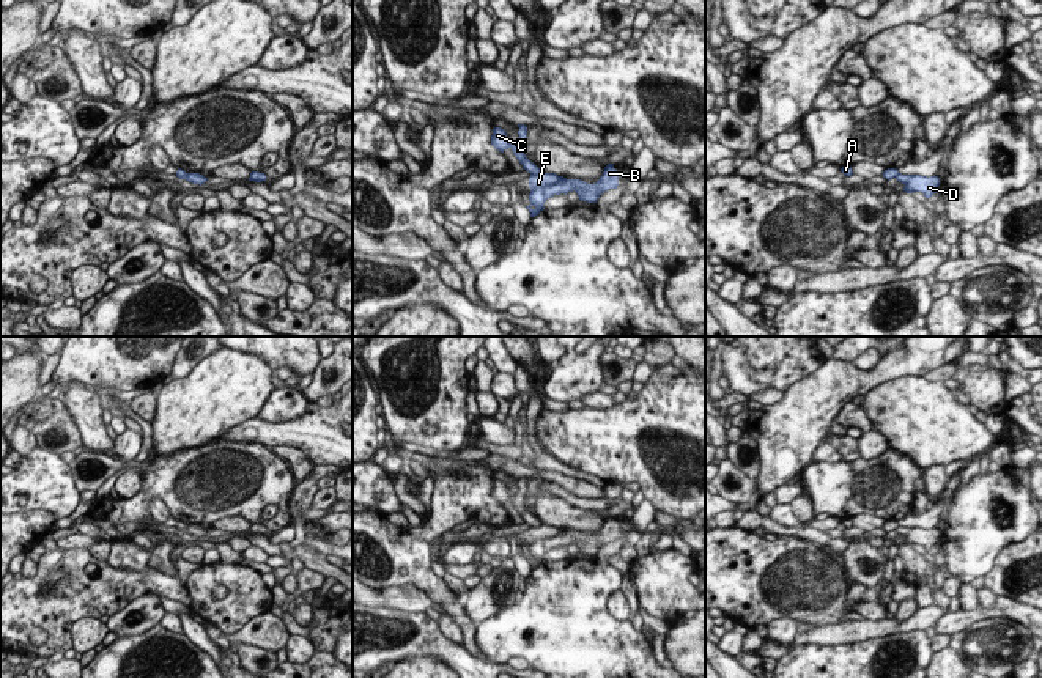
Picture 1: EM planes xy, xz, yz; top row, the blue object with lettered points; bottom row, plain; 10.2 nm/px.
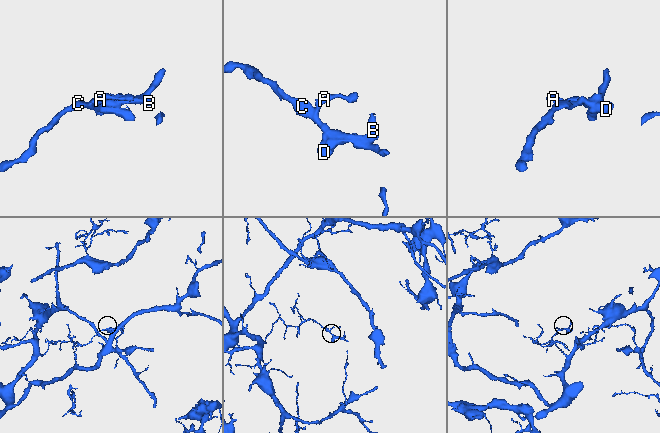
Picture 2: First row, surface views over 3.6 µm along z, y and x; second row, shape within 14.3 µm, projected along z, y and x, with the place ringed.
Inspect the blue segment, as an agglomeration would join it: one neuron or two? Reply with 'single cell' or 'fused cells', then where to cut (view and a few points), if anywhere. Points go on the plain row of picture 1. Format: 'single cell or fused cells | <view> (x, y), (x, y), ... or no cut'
fused cells | xz (542, 524), (531, 527)

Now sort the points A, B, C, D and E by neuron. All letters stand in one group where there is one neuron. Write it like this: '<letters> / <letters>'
A C / B D E

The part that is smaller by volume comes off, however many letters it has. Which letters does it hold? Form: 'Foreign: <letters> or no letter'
Foreign: B, D, E

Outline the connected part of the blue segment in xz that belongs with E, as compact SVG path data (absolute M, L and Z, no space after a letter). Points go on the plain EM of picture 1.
M614 516L604 519L603 527L595 536L587 536L581 532L567 532L557 529L556 525L530 527L529 530L529 554L526 558L530 565L530 569L538 568L545 562L545 554L554 547L576 544L581 554L597 555L601 546L609 541L617 541L619 538L619 524L614 521Z

